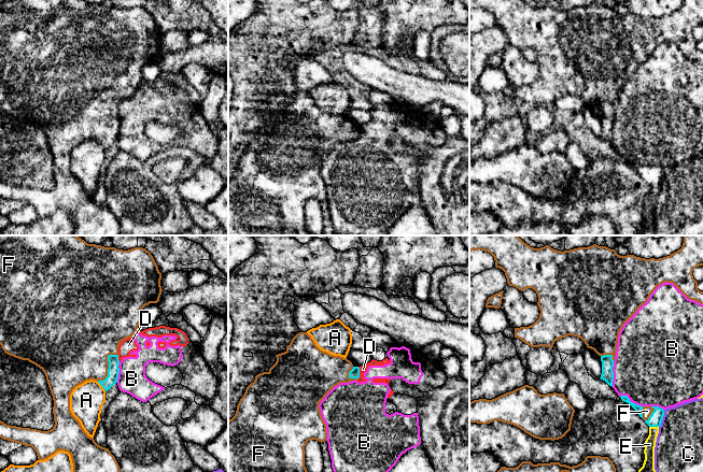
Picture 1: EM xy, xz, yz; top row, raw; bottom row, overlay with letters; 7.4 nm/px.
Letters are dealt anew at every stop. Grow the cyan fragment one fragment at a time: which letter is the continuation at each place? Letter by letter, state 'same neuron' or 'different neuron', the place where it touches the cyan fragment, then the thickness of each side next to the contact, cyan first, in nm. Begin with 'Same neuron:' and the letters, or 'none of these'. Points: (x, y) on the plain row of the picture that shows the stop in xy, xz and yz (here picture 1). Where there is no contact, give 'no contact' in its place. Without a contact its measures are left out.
Same neuron: F
A: different neuron; meets cyan in xy at (101, 144); 90 nm thick on the cyan side, 260 nm on the other
B: different neuron; meets cyan in yz at (613, 133); 90 nm thick on the cyan side, 480 nm on the other
C: different neuron; meets cyan in yz at (662, 177); 100 nm thick on the cyan side, 360 nm on the other
D: different neuron; meets cyan in xz at (359, 132); 80 nm thick on the cyan side, 60 nm on the other
E: different neuron; meets cyan in yz at (654, 185); 100 nm thick on the cyan side, 90 nm on the other
F: same neuron; meets cyan in xy at (109, 126); 90 nm thick on the cyan side, 440 nm on the other

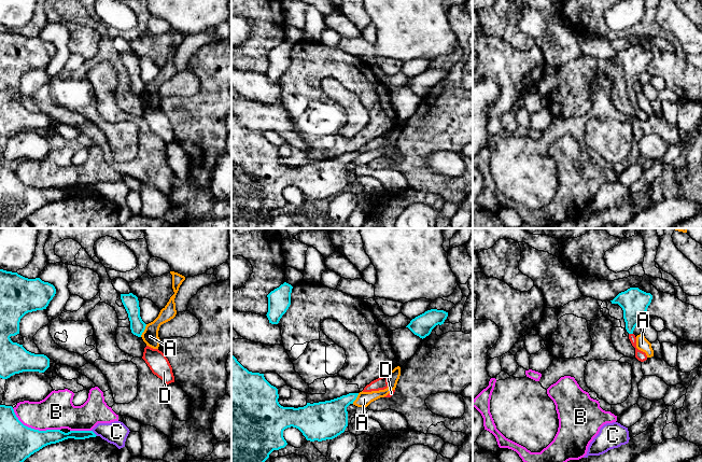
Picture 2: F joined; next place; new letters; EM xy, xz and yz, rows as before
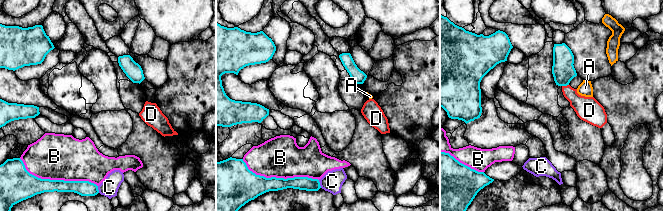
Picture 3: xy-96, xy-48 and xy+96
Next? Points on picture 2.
Same neuron: D
A: different neuron; meets cyan in xy at (143, 89); 120 nm thick on the cyan side, 120 nm on the other
B: different neuron; meets cyan in xy at (33, 187); 280 nm thick on the cyan side, 260 nm on the other
C: different neuron; meets cyan in xy at (94, 192); 70 nm thick on the cyan side, 170 nm on the other
D: same neuron; meets cyan in yz at (631, 92); 200 nm thick on the cyan side, 70 nm on the other

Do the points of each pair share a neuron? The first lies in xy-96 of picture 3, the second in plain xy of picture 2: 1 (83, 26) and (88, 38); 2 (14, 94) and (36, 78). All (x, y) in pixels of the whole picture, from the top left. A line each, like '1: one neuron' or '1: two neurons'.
1: two neurons
2: two neurons

